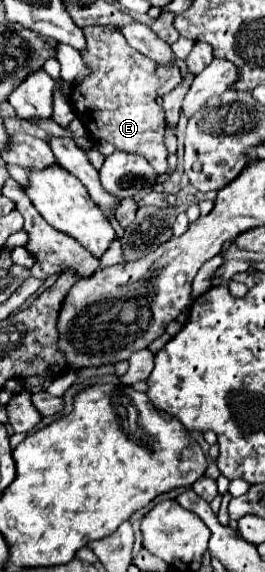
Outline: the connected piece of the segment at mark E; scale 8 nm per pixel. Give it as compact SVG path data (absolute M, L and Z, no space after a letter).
M88 26L86 34L86 50L80 52L84 62L92 68L92 74L74 86L70 104L76 114L84 120L90 138L94 142L108 140L118 150L138 152L148 158L148 162L158 170L158 174L168 172L168 150L164 144L164 110L156 104L158 96L168 94L178 86L182 74L176 66L164 68L154 60L138 54L138 50L130 48L122 32L114 26Z

